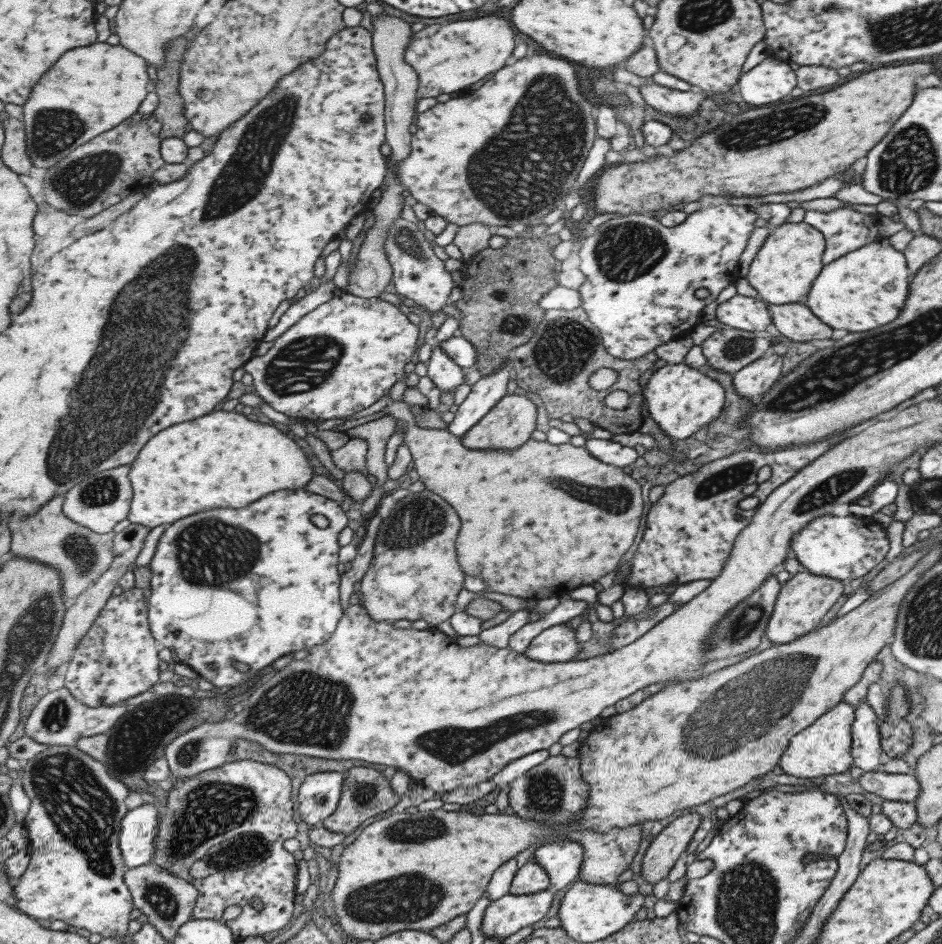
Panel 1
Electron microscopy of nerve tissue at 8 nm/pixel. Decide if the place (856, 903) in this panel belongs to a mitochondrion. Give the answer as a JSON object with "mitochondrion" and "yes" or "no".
{"mitochondrion":"no"}

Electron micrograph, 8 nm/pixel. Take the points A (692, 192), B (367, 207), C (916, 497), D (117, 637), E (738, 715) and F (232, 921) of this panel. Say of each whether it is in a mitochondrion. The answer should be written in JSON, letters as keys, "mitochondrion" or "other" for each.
{"A":"other","B":"other","C":"other","D":"other","E":"mitochondrion","F":"other"}

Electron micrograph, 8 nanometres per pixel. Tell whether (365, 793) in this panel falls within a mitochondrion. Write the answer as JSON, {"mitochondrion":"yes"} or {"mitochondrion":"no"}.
{"mitochondrion":"yes"}

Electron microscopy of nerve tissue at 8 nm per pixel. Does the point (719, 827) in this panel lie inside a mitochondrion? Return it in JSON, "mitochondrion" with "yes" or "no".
{"mitochondrion":"no"}

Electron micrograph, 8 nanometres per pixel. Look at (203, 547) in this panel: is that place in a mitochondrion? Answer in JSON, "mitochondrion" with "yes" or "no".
{"mitochondrion":"yes"}

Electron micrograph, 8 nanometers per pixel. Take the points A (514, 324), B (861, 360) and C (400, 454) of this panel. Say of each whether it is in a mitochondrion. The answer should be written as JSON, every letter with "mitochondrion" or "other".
{"A":"mitochondrion","B":"mitochondrion","C":"other"}

